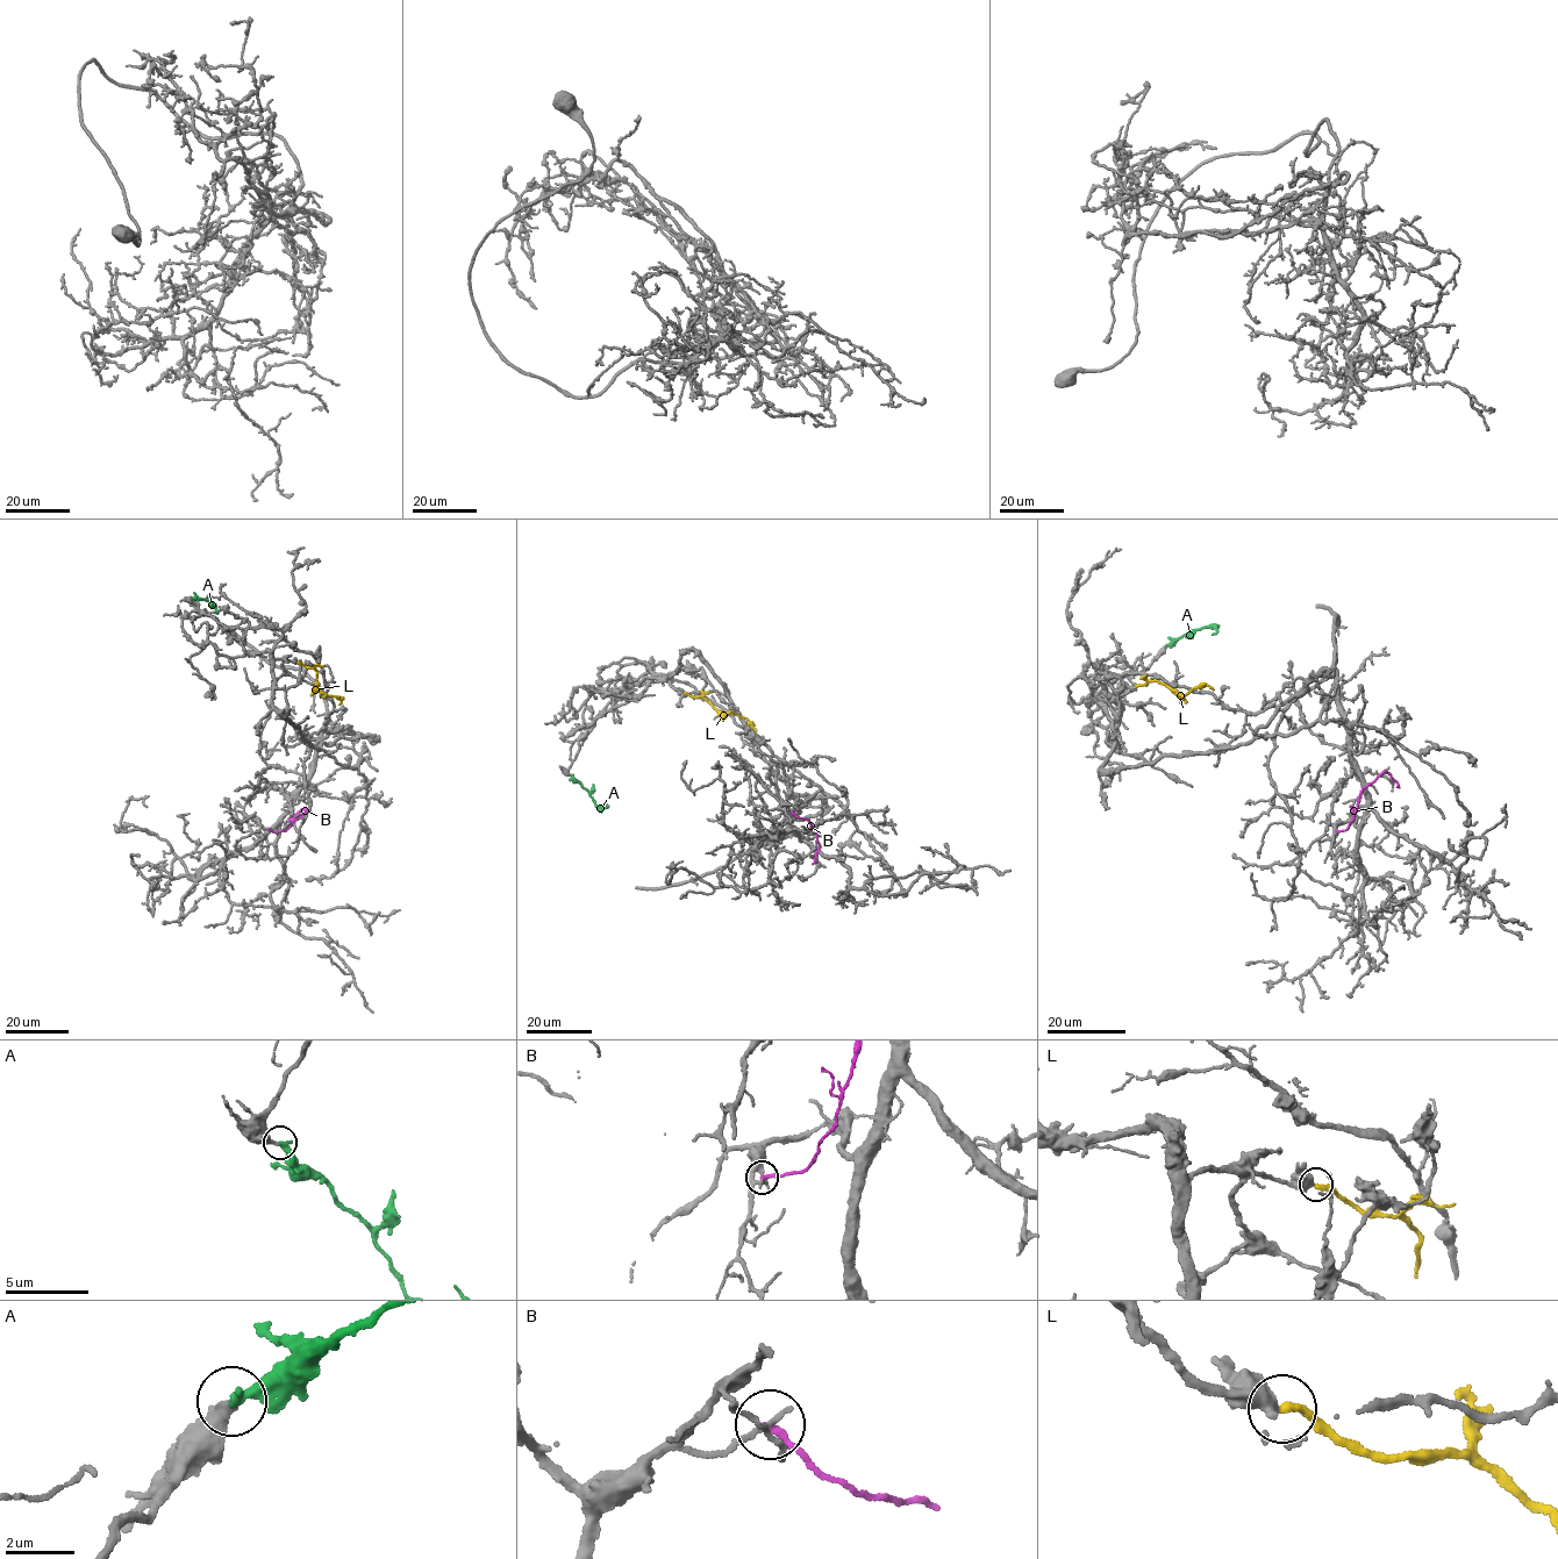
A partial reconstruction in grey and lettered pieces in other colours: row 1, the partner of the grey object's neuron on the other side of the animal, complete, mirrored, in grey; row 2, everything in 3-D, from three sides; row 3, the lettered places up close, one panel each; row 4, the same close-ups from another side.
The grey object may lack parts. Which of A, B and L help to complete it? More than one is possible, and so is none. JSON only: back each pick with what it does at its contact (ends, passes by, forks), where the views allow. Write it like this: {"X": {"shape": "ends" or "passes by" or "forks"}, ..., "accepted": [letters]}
{"A": {"shape": "ends"}, "L": {"shape": "ends"}, "accepted": ["A", "L"]}

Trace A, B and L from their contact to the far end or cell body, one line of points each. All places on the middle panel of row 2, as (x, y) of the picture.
A: (571, 774), (587, 789), (597, 806), (607, 807), (606, 802)
B: (791, 812), (807, 820), (815, 830), (819, 849), (813, 864)
L: (684, 692), (705, 698), (722, 714), (747, 719), (755, 731)

